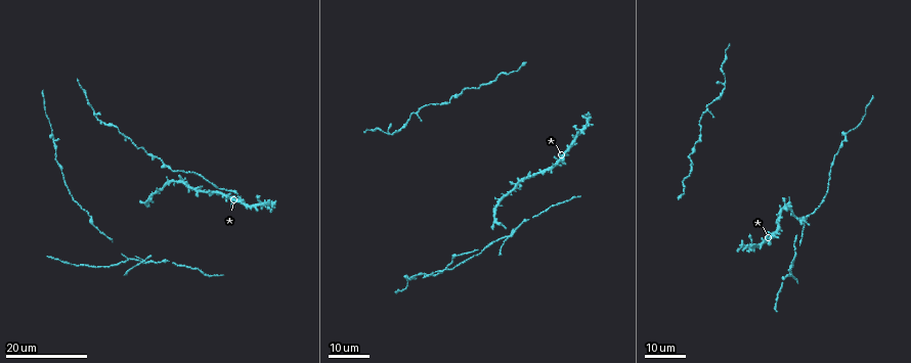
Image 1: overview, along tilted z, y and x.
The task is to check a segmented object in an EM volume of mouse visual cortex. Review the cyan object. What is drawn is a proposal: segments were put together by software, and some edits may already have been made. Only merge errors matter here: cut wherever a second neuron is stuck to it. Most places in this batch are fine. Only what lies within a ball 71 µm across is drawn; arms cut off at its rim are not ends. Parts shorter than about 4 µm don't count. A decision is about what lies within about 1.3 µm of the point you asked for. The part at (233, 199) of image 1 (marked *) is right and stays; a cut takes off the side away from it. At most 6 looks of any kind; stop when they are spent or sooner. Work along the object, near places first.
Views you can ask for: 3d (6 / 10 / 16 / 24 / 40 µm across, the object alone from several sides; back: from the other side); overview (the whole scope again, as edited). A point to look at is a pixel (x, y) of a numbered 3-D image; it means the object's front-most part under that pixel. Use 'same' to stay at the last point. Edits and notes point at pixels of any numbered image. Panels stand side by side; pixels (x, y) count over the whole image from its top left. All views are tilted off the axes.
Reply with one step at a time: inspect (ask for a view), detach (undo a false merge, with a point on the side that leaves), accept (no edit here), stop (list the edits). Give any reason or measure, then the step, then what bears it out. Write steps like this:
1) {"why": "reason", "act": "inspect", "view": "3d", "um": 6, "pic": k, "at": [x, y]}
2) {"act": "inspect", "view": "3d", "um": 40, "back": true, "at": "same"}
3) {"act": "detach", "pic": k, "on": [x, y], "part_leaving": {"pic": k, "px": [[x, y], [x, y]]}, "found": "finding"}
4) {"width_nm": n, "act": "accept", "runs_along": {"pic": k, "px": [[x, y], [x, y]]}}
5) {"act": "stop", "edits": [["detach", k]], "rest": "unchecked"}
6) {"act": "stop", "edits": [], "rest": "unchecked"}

{"why": "looks like a crossing", "act": "inspect", "view": "3d", "um": 24, "pic": 1, "at": [145, 261]}

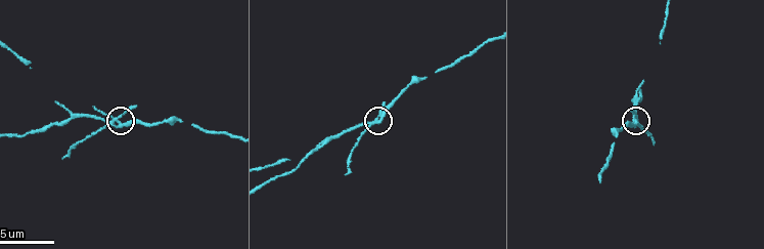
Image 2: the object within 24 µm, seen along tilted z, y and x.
{"act": "inspect", "view": "3d", "um": 6, "pic": 2, "at": [375, 124]}

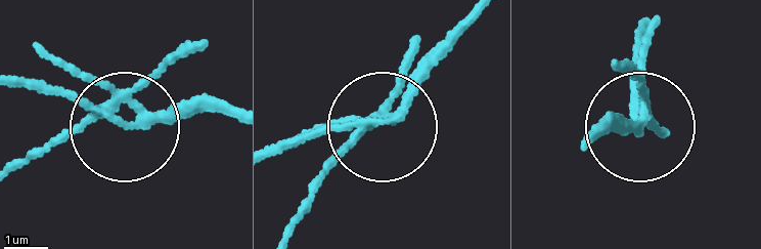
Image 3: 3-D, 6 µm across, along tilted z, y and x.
{"act": "detach", "pic": 3, "on": [72, 66], "part_leaving": {"pic": 3, "px": [[110, 113], [16, 168]]}, "found": "a second neuron is stuck on"}

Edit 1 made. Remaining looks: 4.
{"act": "inspect", "view": "3d", "um": 24, "pic": 1, "at": [847, 131]}

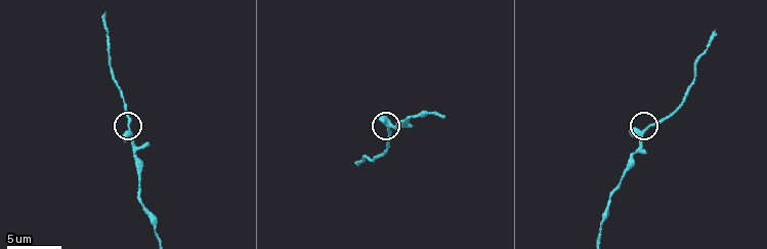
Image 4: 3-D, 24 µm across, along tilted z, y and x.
{"act": "inspect", "view": "3d", "um": 6, "pic": 4, "at": [646, 131]}

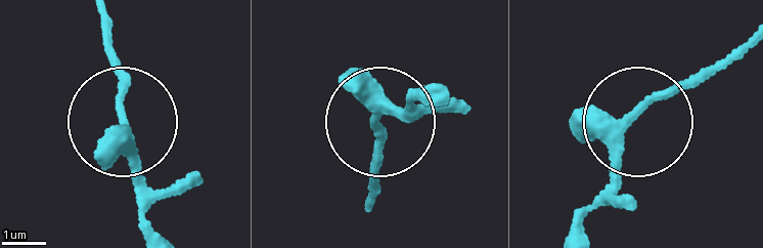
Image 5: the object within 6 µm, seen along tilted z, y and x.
{"arms": 3, "act": "accept", "runs_along": {"pic": 5, "px": [[150, 231], [103, 17]]}, "found": "all the same neuron"}

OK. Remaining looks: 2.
{"why": "four or more arms meet", "act": "inspect", "view": "3d", "um": 16, "pic": 1, "at": [798, 220]}

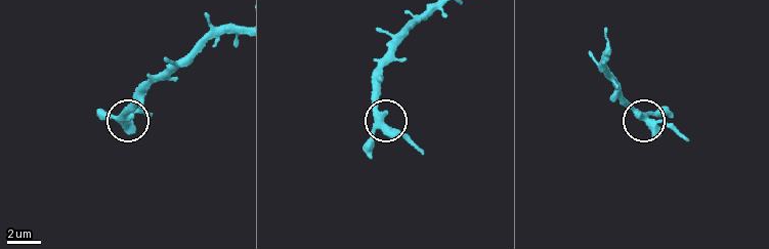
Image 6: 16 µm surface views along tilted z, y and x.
{"act": "inspect", "view": "3d", "um": 6, "pic": 6, "at": [646, 119]}

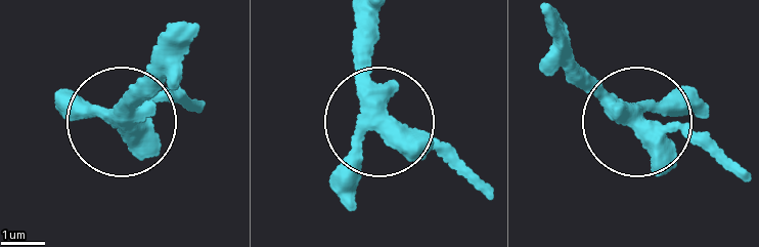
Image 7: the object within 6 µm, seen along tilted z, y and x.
{"width_nm": 370, "act": "accept", "runs_along": {"pic": 7, "px": [[375, 24], [368, 82], [381, 120], [478, 182]]}, "found": "continuous, no second neuron"}

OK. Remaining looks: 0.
{"act": "stop", "edits": [["detach", 3]], "rest": "unchecked"}

